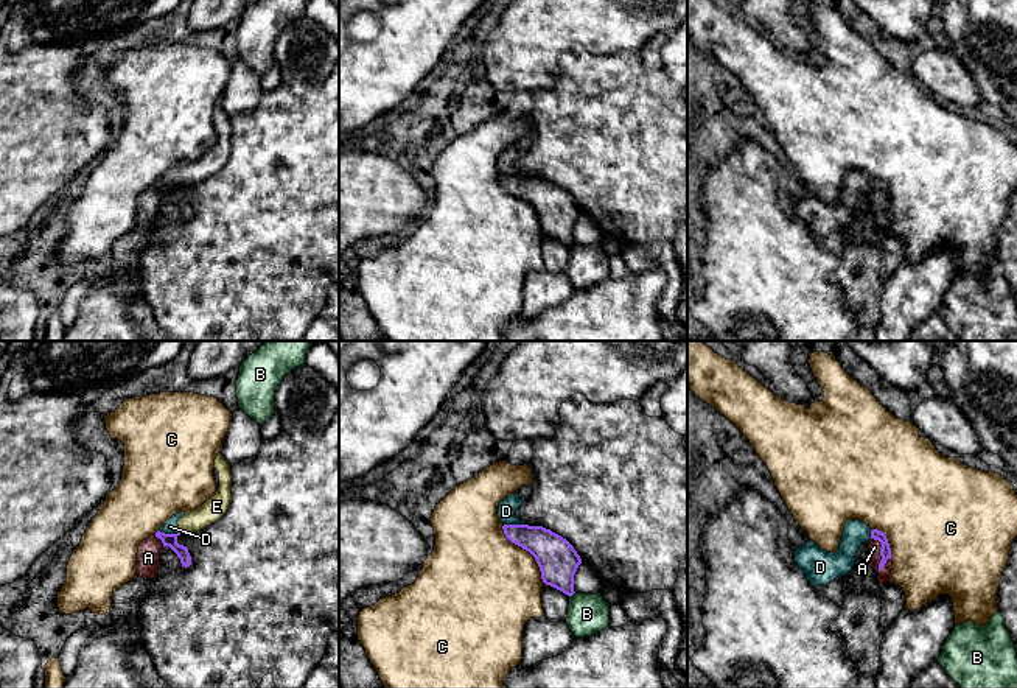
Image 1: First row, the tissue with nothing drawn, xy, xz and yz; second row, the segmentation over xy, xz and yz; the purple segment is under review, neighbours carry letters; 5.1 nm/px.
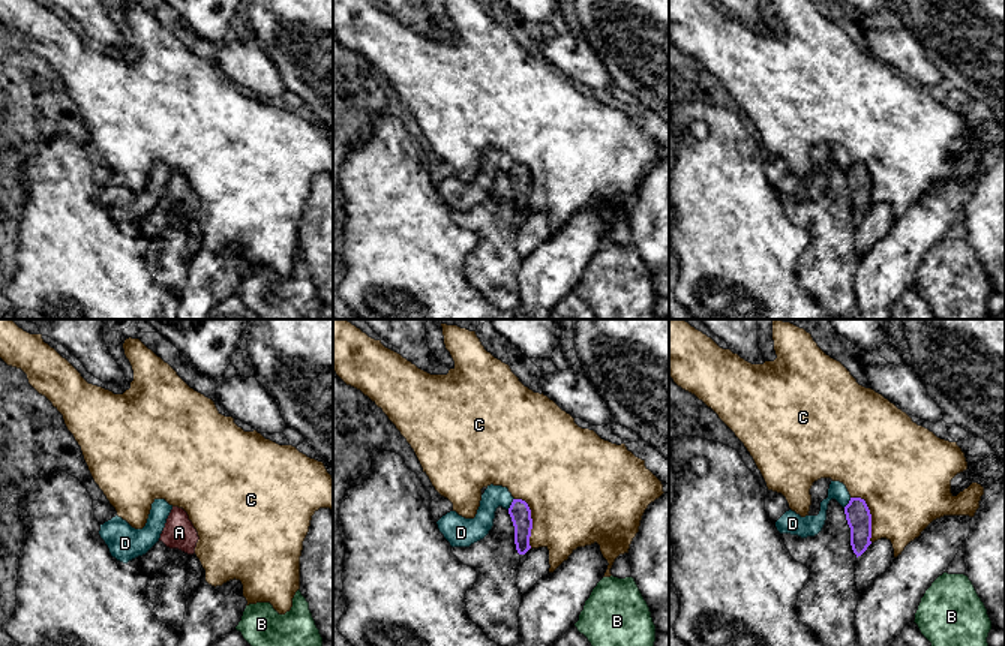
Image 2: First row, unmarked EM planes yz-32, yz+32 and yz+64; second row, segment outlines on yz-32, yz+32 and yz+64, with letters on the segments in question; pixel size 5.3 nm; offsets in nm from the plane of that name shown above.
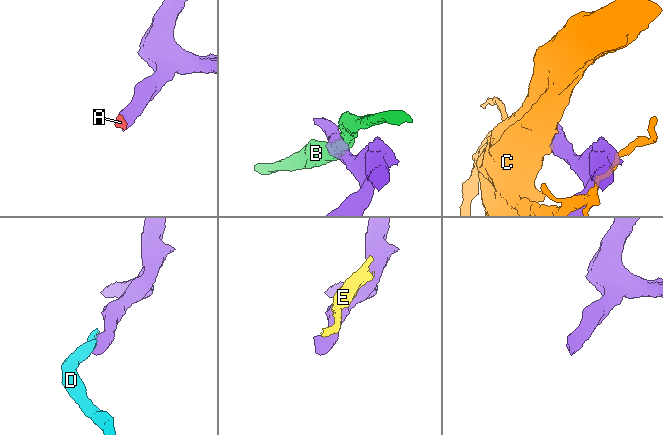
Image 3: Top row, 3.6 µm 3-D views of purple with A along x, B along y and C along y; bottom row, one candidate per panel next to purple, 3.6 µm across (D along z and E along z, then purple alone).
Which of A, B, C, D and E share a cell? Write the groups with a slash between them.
A / B / C / D E

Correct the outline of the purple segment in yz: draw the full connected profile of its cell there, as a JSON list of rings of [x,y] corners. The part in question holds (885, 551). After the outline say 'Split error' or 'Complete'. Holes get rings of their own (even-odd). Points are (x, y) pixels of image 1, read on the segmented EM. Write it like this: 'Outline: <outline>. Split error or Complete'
Outline: [[[872,529],[871,540],[868,542],[868,549],[869,565],[875,570],[879,584],[888,582],[893,570],[893,560],[891,548],[885,532]]]. Split error

